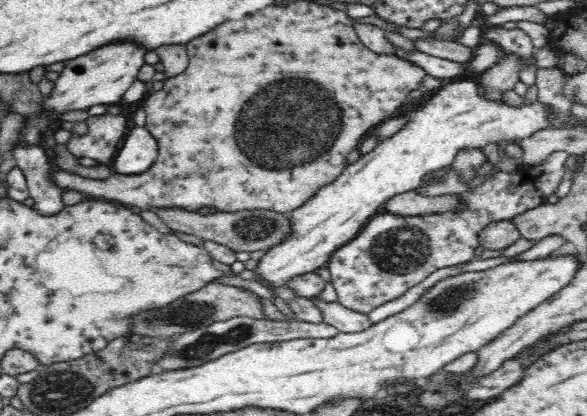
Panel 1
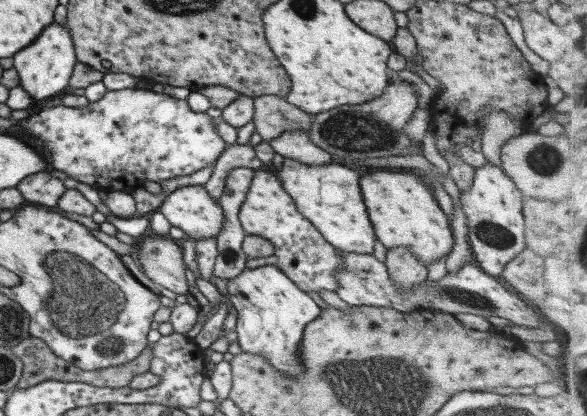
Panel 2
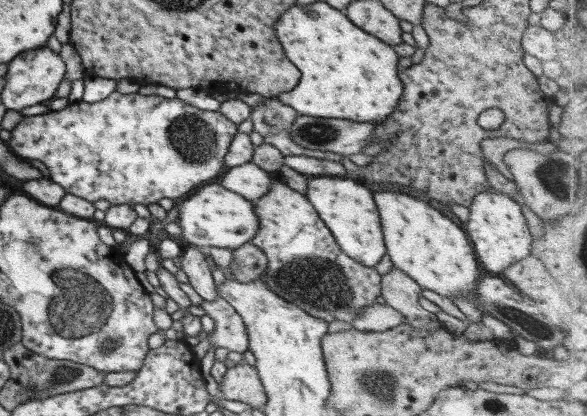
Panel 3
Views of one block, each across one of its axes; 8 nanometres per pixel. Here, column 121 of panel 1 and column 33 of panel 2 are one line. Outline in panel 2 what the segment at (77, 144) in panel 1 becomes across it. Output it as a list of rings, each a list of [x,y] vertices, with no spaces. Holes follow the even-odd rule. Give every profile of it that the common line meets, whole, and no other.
[[[151,89],[107,91],[99,100],[88,102],[85,106],[74,108],[57,105],[43,108],[34,115],[29,114],[13,122],[13,126],[15,124],[21,136],[39,146],[49,169],[59,170],[69,178],[87,184],[89,188],[130,195],[149,180],[161,183],[171,178],[189,176],[213,164],[226,144],[215,131],[213,119],[207,113],[193,112],[185,99],[175,99]]]

